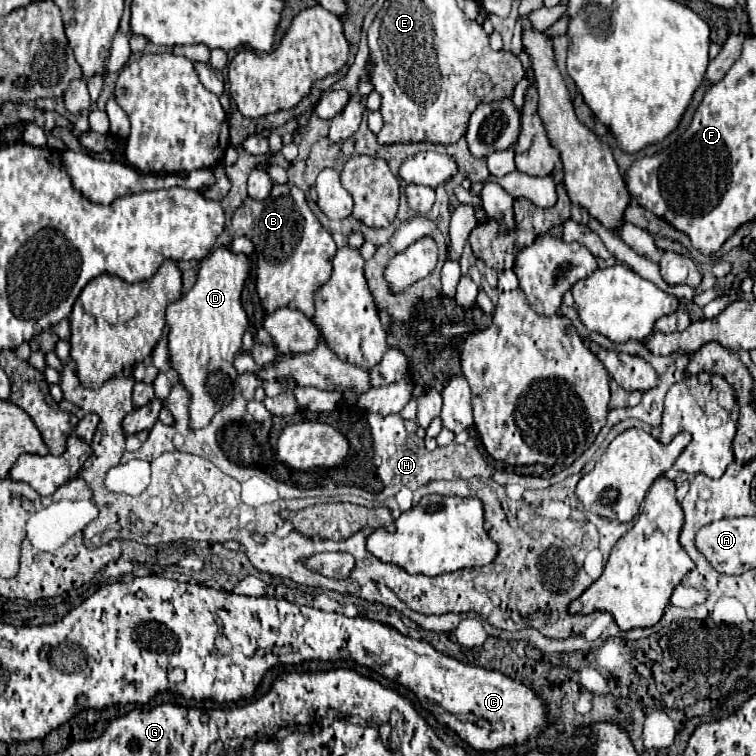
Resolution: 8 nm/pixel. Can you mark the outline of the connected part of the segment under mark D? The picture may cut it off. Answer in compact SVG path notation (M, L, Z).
M217 248L211 252L211 256L203 260L195 286L185 296L181 296L177 302L171 302L167 306L169 362L171 362L171 368L179 374L179 382L183 384L183 388L191 394L191 404L189 404L189 428L191 430L209 426L211 418L235 398L233 384L237 378L237 370L233 366L233 360L241 352L241 338L249 324L247 314L241 306L241 290L243 290L247 272L249 272L249 260L245 254L235 256L229 252L229 248Z

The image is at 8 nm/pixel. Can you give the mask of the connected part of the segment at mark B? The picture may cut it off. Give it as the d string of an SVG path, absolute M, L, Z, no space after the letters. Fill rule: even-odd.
M287 182L283 186L275 184L271 194L265 200L245 198L243 204L233 214L233 234L235 236L247 236L255 246L255 254L257 254L255 290L257 290L257 296L261 300L261 306L265 308L265 312L273 314L277 308L289 306L289 308L303 312L311 320L315 316L315 306L313 306L315 290L329 280L331 270L333 270L331 260L333 260L337 248L335 248L331 234L321 226L321 222L311 212L311 208L305 200L305 194L297 186Z

